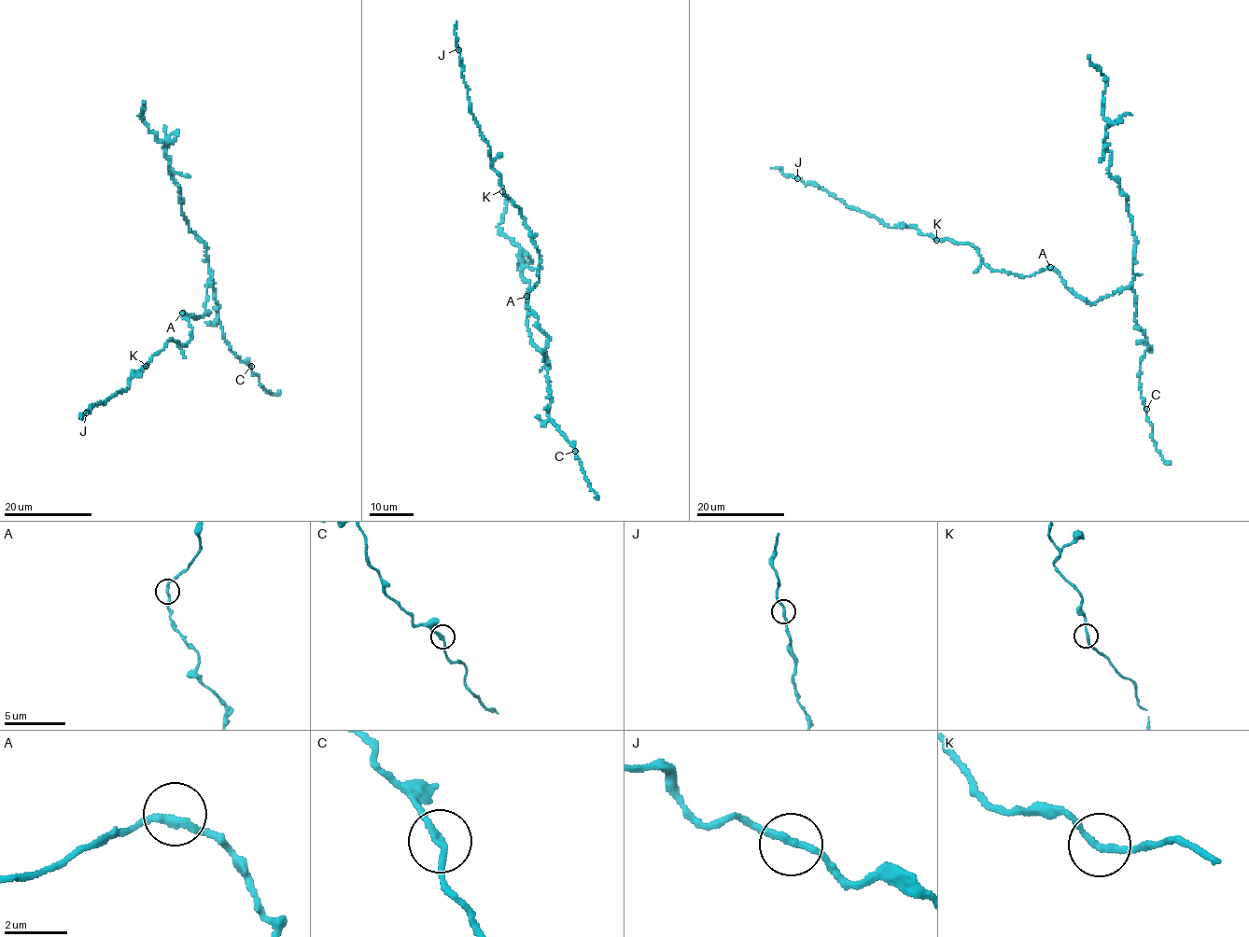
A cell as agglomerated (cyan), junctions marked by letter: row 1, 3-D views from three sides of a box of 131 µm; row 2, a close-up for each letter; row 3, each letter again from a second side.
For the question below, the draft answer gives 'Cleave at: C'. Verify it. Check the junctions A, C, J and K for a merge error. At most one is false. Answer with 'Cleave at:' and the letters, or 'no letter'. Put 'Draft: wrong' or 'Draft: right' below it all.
Cleave at: no letter
Draft: wrong

